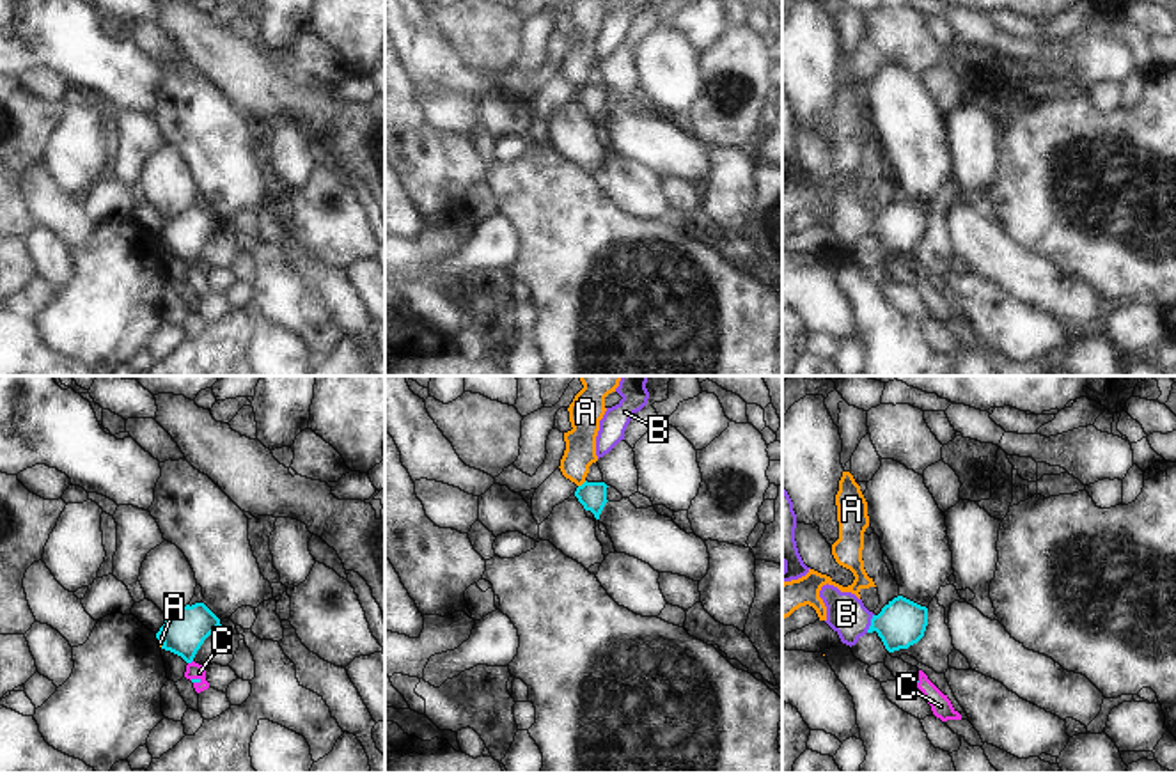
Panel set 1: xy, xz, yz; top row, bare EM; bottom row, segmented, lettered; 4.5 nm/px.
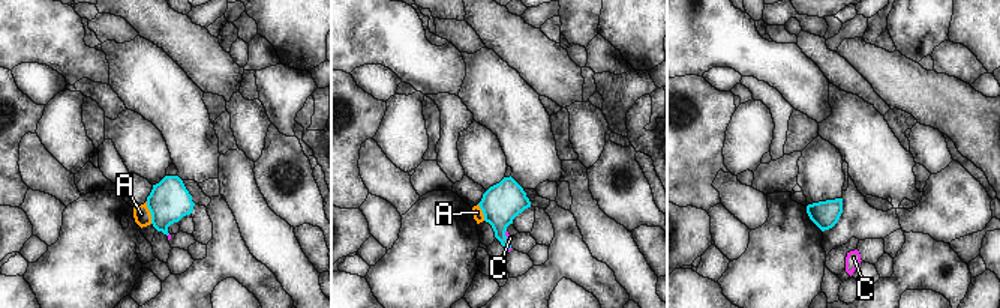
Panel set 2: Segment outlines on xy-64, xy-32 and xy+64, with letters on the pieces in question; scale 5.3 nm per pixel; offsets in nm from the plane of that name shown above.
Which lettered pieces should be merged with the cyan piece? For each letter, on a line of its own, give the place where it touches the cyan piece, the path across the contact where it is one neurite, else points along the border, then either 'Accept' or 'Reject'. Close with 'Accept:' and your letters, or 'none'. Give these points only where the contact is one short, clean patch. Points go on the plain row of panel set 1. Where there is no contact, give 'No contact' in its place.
A: Touches cyan at xz (584, 85). Boundary: xz (586, 84), (579, 89). Reject
B: Touches cyan at yz (871, 226). Path across: yz (901, 226), (871, 226), (854, 224), (846, 217). Accept
C: Touches cyan at xy (190, 265). Path across: xy (183, 236), (190, 265), (194, 273). Accept
Accept: B, C.

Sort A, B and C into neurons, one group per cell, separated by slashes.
A / B C

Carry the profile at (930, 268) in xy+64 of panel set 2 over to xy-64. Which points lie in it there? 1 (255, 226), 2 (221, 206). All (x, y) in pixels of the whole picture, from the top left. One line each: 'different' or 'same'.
1: different
2: same

